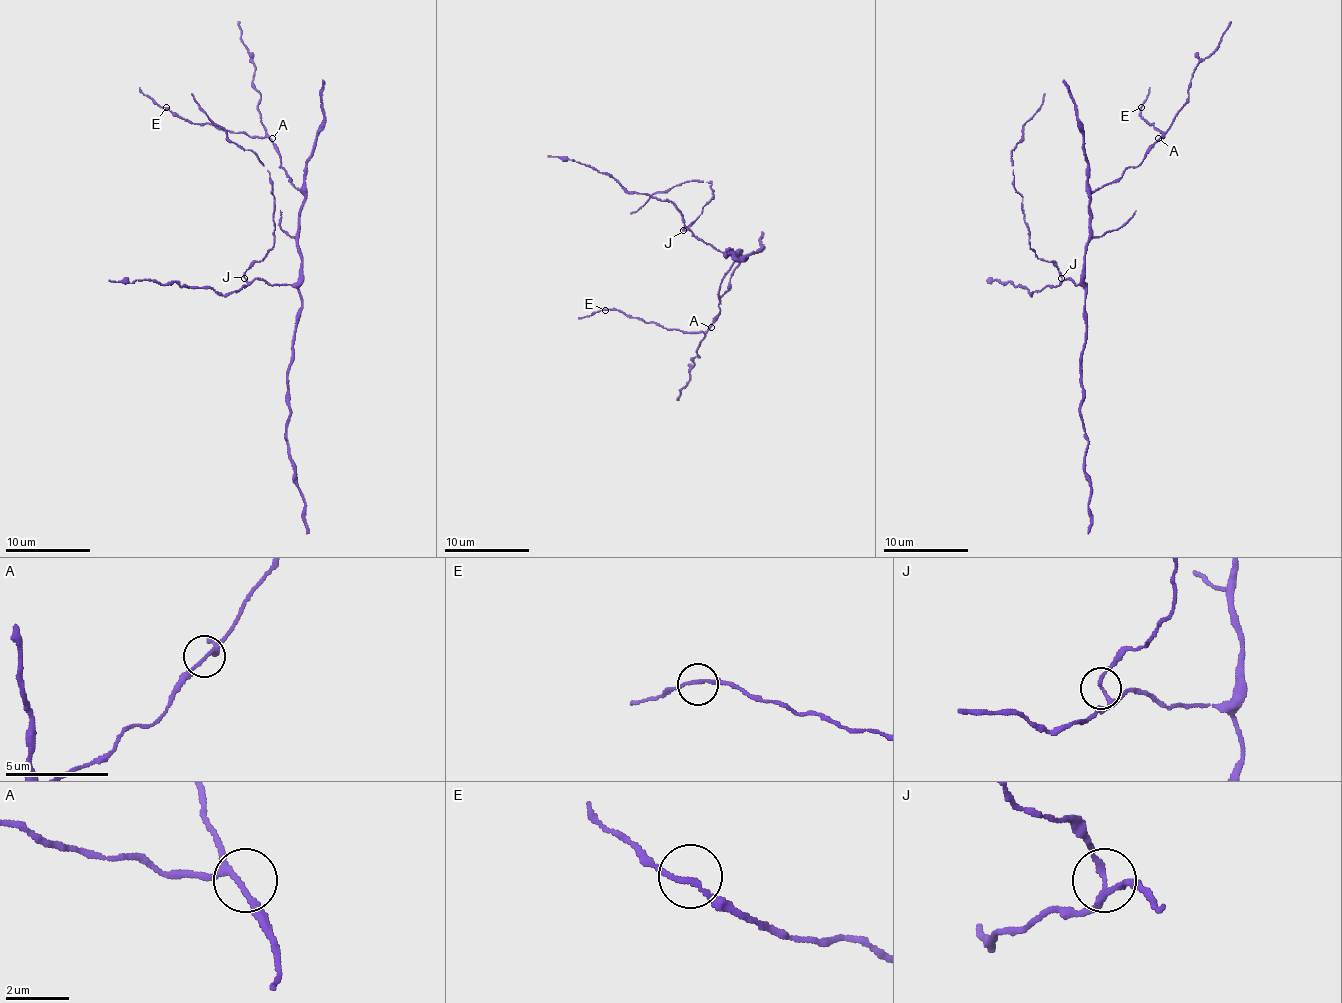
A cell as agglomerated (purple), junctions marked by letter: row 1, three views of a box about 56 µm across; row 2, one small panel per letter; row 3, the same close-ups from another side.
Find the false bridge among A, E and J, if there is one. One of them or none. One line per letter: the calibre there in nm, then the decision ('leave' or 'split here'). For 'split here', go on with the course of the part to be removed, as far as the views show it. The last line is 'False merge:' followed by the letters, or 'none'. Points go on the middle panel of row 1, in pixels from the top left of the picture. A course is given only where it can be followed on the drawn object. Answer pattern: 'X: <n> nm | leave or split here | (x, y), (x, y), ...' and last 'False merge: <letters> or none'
A: 130 nm | leave
E: 140 nm | leave
J: 140 nm | leave
False merge: none

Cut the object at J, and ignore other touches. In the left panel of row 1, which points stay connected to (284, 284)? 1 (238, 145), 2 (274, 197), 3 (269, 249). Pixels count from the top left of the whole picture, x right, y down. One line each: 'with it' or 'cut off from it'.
1: cut off from it
2: cut off from it
3: cut off from it

